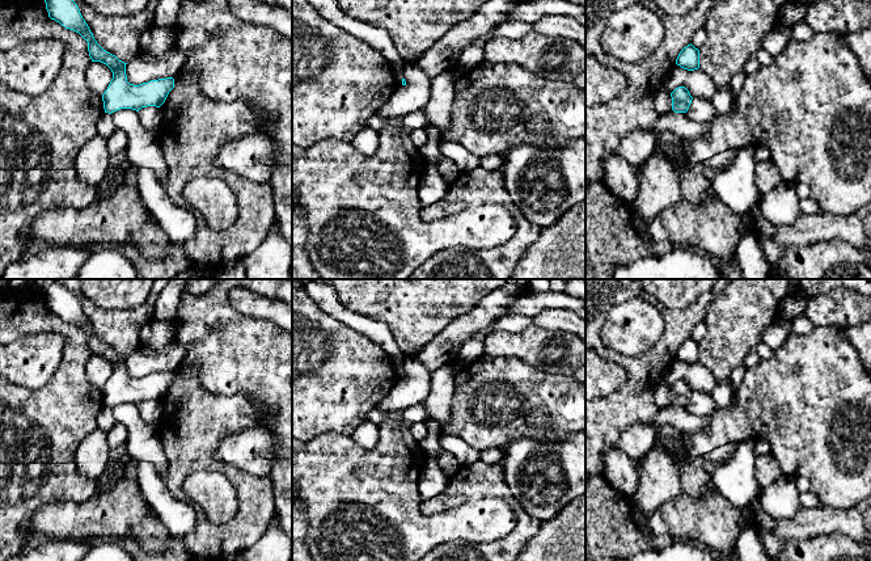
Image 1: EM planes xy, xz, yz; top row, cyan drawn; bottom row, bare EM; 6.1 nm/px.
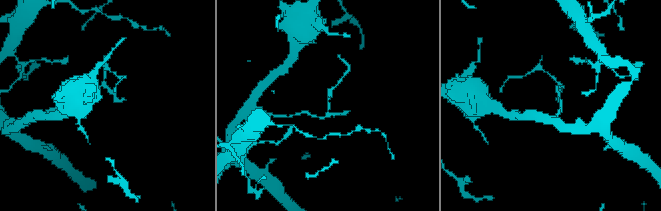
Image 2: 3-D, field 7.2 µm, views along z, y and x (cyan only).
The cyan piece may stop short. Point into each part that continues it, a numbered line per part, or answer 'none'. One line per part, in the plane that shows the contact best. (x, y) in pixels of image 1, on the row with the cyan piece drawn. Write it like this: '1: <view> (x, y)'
none

